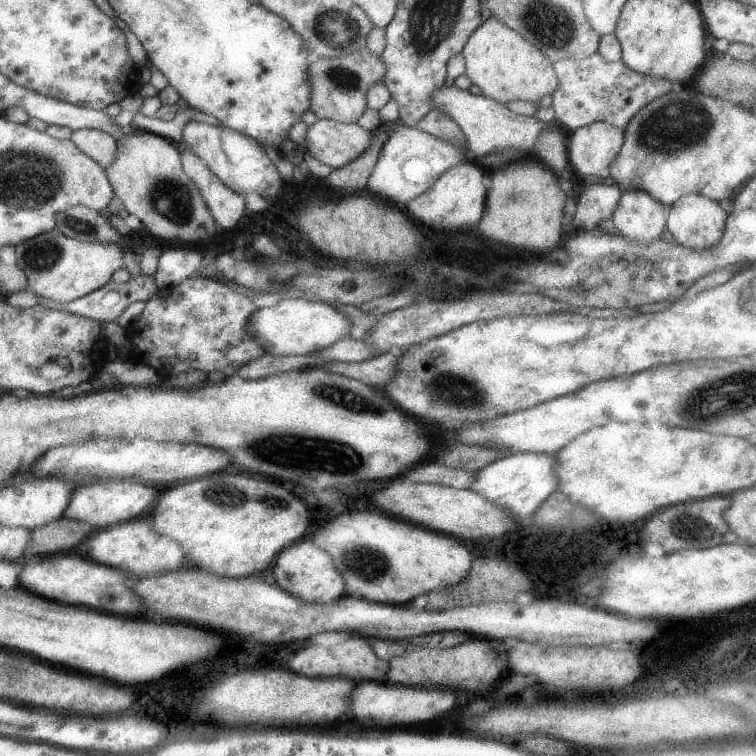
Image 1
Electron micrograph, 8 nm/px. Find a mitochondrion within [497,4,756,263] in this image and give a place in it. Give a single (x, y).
(673, 127)

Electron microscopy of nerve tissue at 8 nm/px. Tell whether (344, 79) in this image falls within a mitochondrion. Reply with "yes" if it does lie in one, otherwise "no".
yes

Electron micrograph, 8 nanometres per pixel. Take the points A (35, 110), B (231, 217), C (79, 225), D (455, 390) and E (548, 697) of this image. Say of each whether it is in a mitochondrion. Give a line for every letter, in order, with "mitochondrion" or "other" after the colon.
A: other
B: other
C: mitochondrion
D: mitochondrion
E: other

